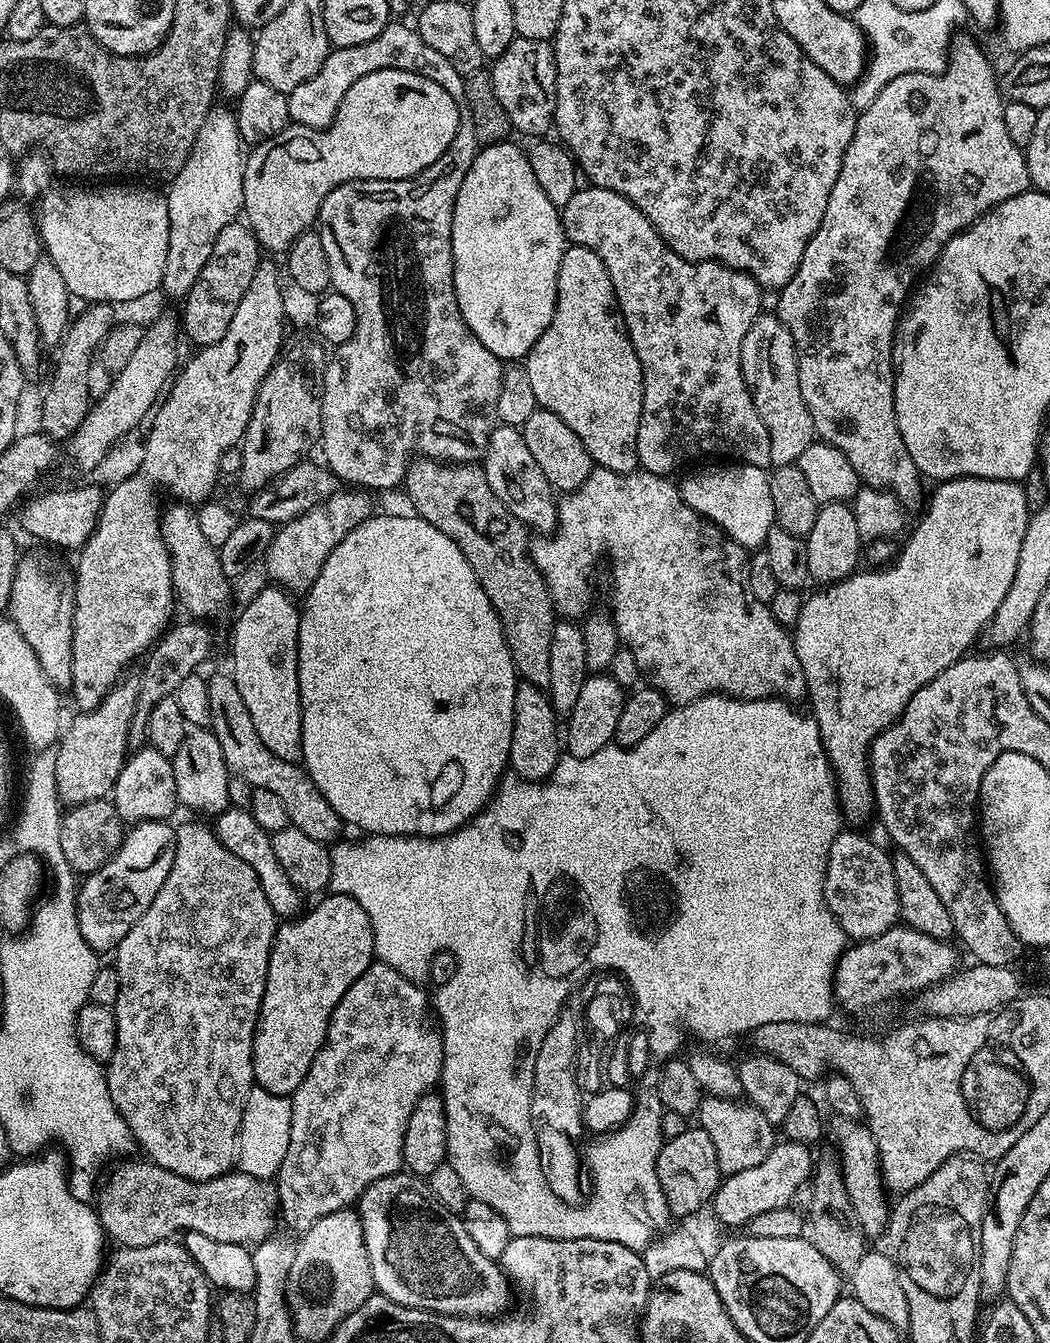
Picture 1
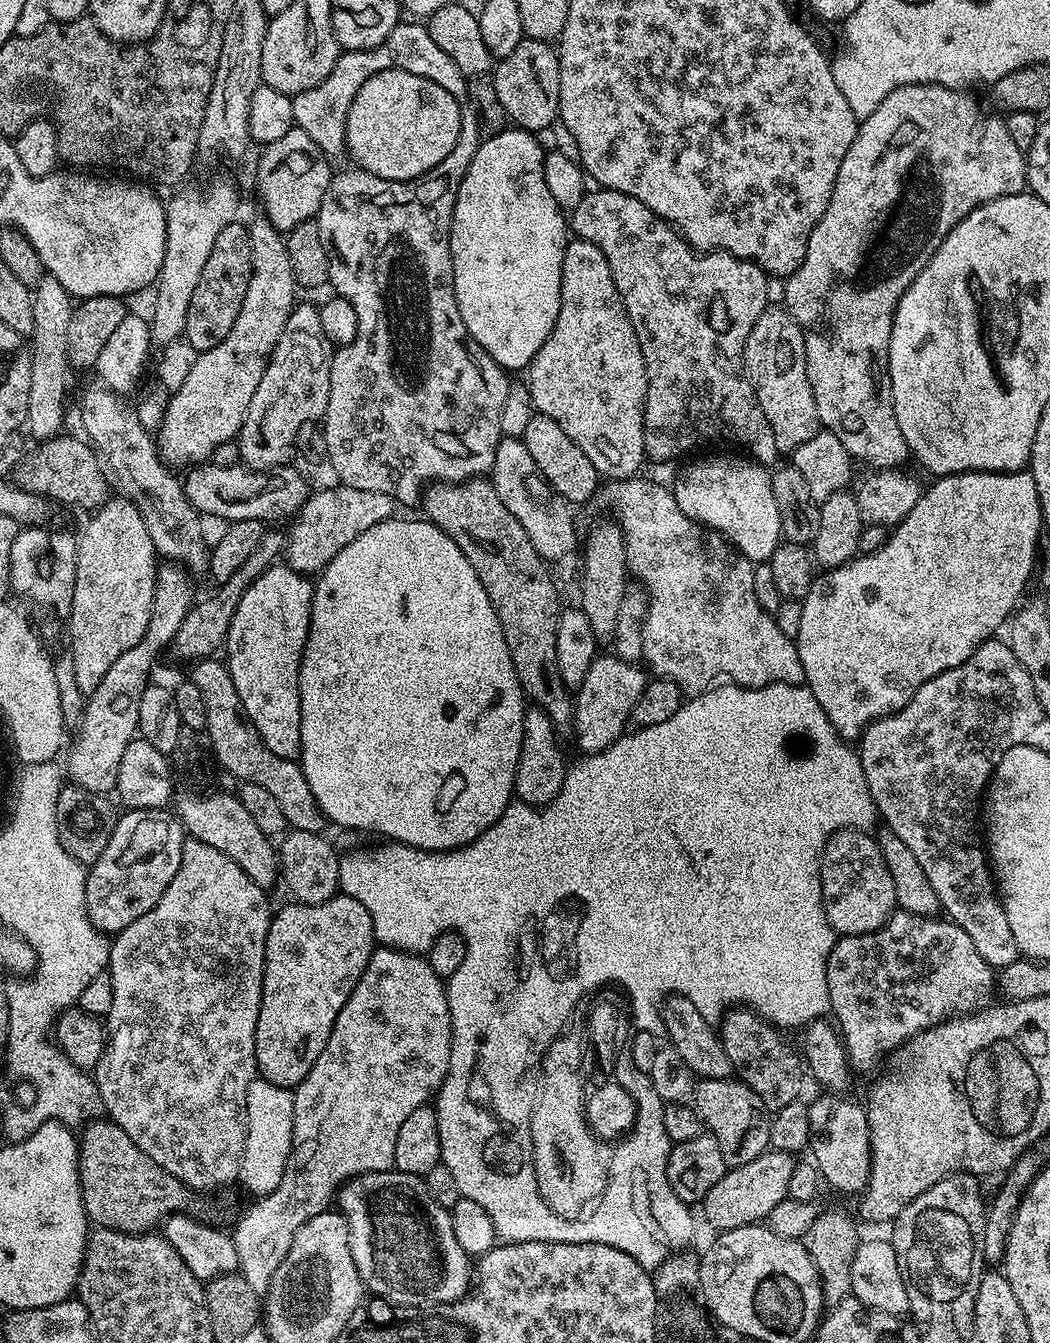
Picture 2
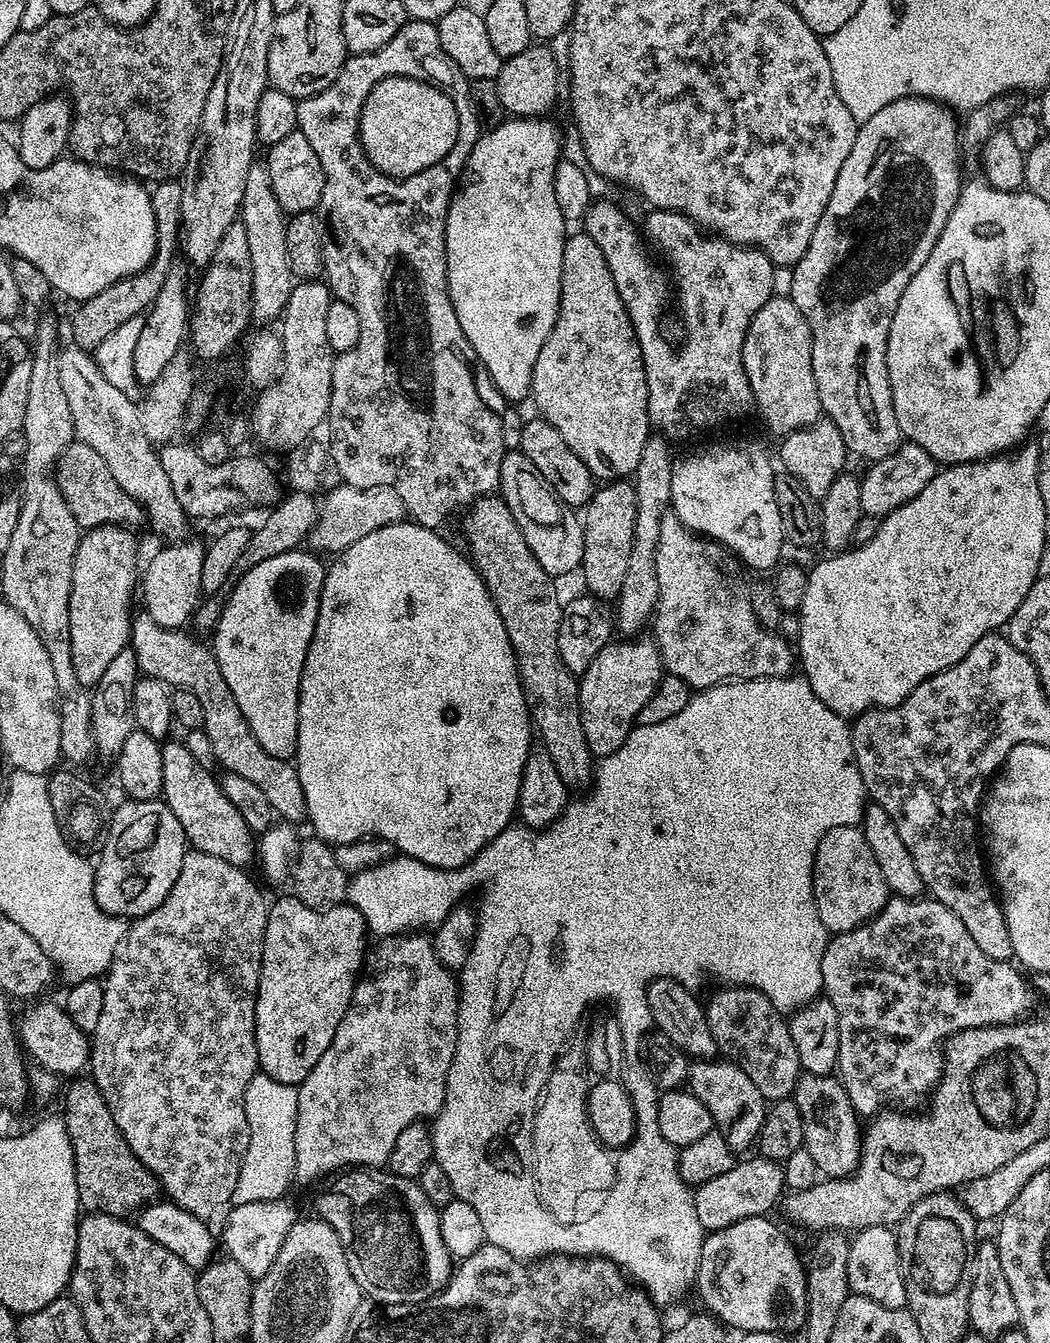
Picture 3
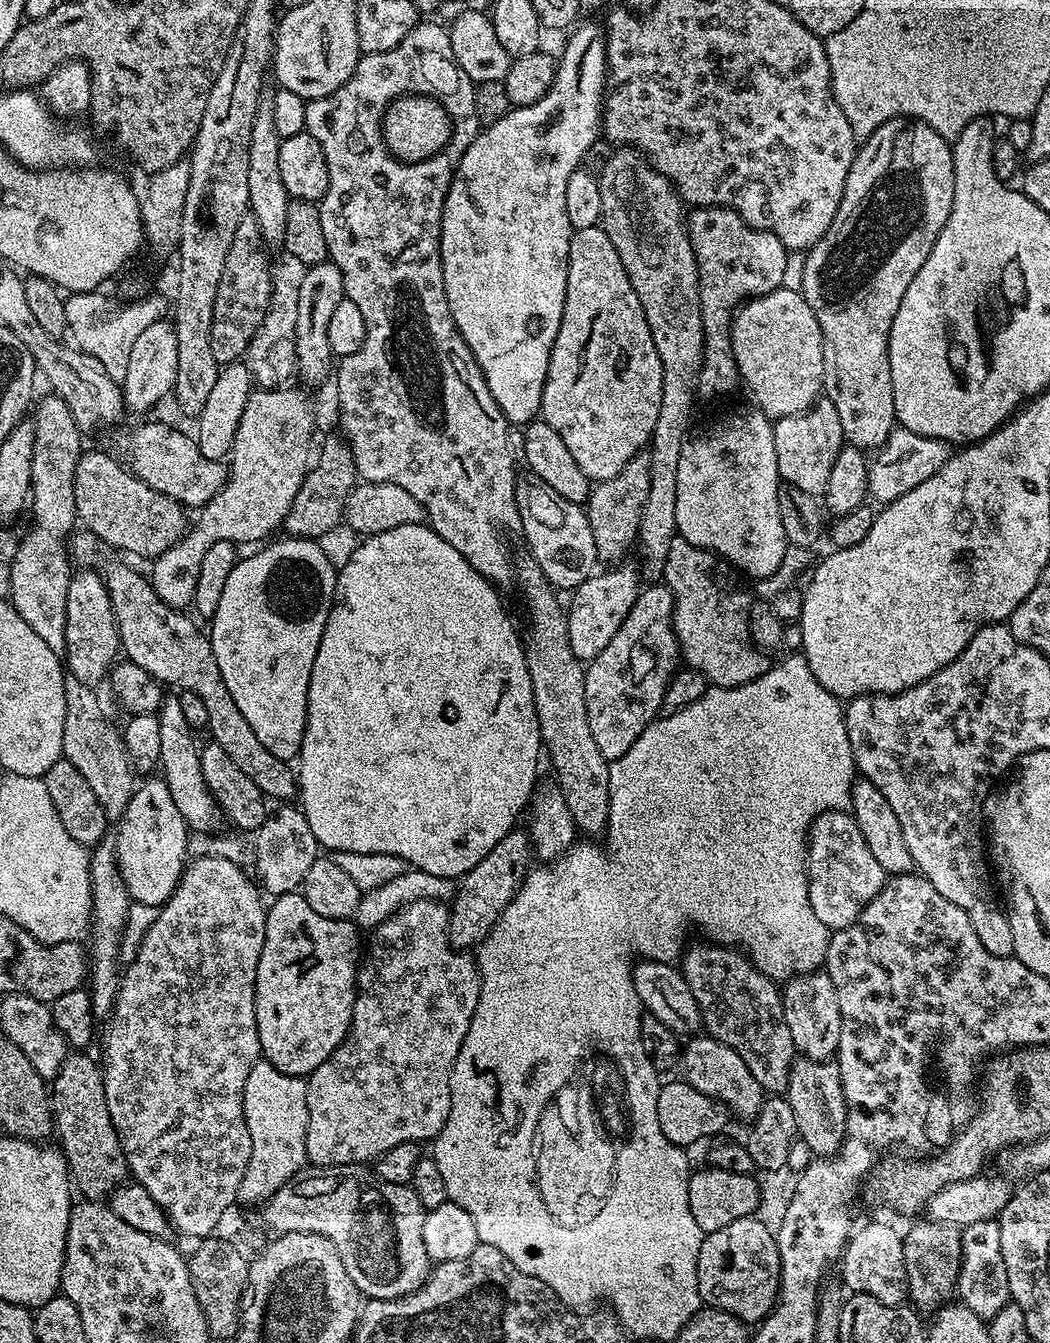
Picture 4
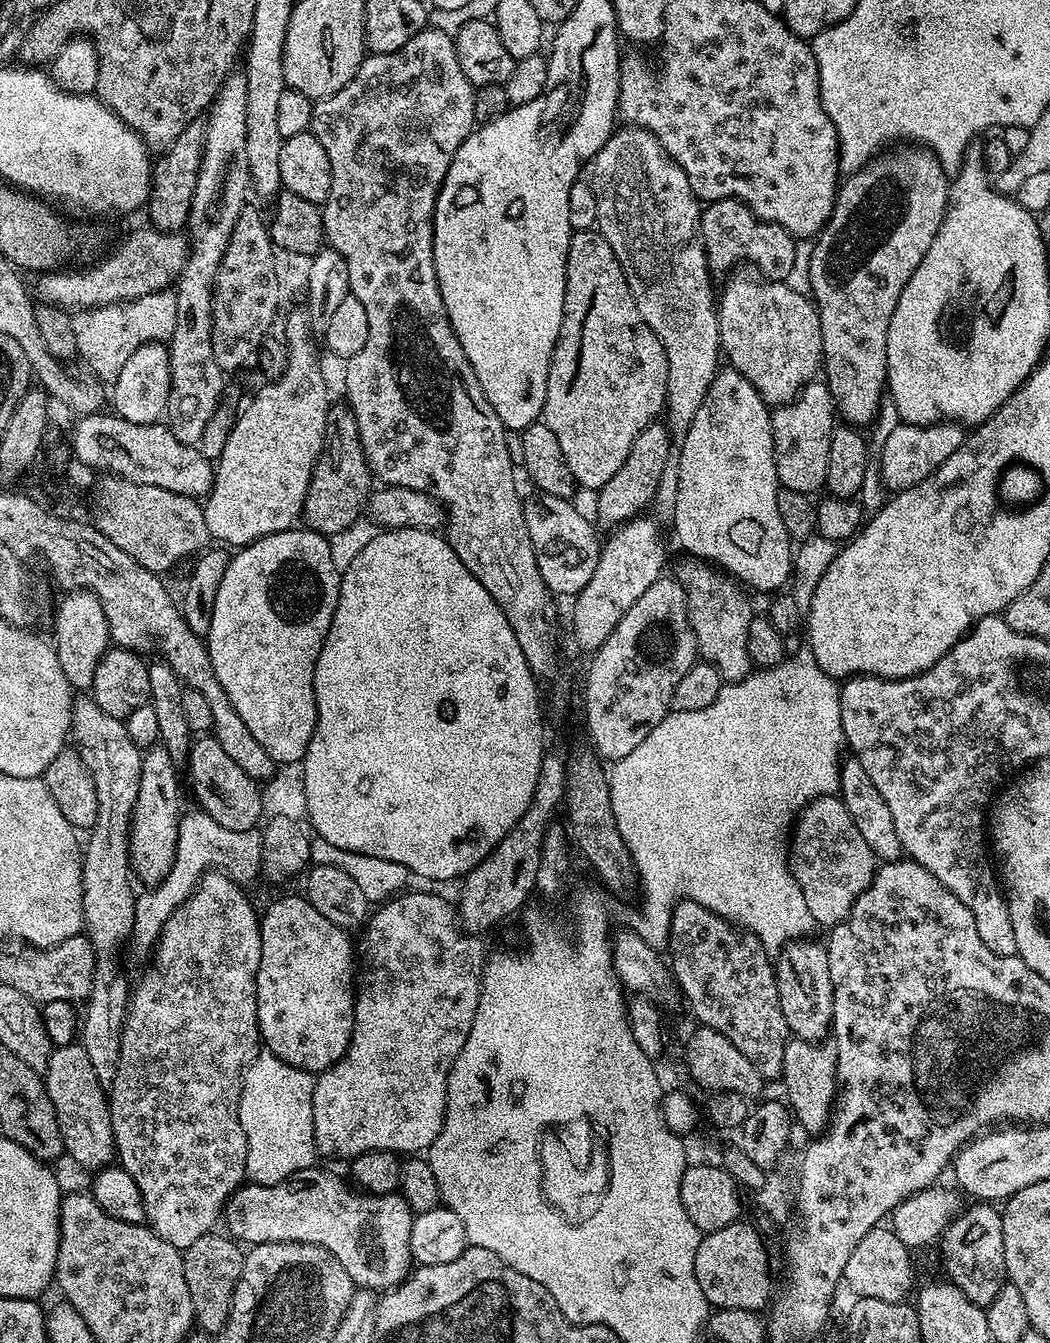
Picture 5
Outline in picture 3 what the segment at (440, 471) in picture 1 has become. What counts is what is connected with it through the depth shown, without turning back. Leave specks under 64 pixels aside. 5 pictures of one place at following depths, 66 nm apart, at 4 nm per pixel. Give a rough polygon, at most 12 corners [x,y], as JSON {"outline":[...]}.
{"outline":[[499,495],[463,513],[543,751],[594,780],[557,581]]}

